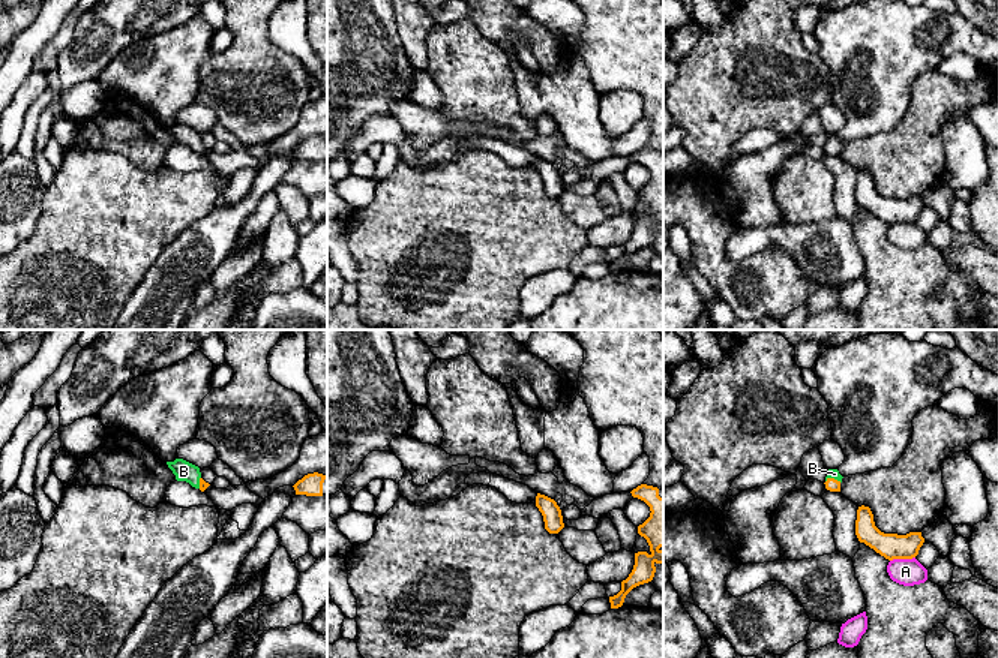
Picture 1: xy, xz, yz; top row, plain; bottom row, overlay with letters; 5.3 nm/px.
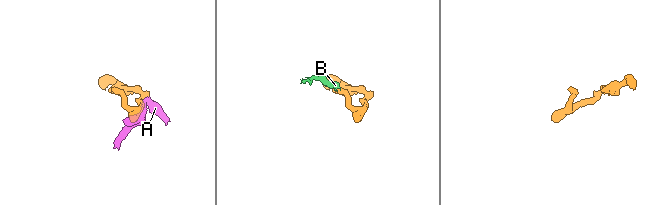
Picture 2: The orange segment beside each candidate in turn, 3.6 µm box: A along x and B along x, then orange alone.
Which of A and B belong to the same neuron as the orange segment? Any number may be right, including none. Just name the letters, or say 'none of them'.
B

